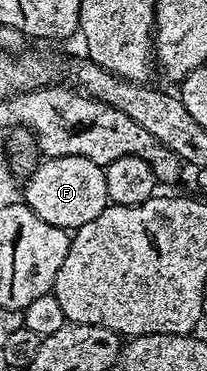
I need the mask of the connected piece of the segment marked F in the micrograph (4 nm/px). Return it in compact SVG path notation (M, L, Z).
M80 155L39 160L29 177L25 178L24 185L26 206L36 215L40 215L44 223L52 223L52 227L67 231L84 227L84 223L92 223L92 219L96 219L96 215L100 215L100 211L104 211L111 204L105 168Z

